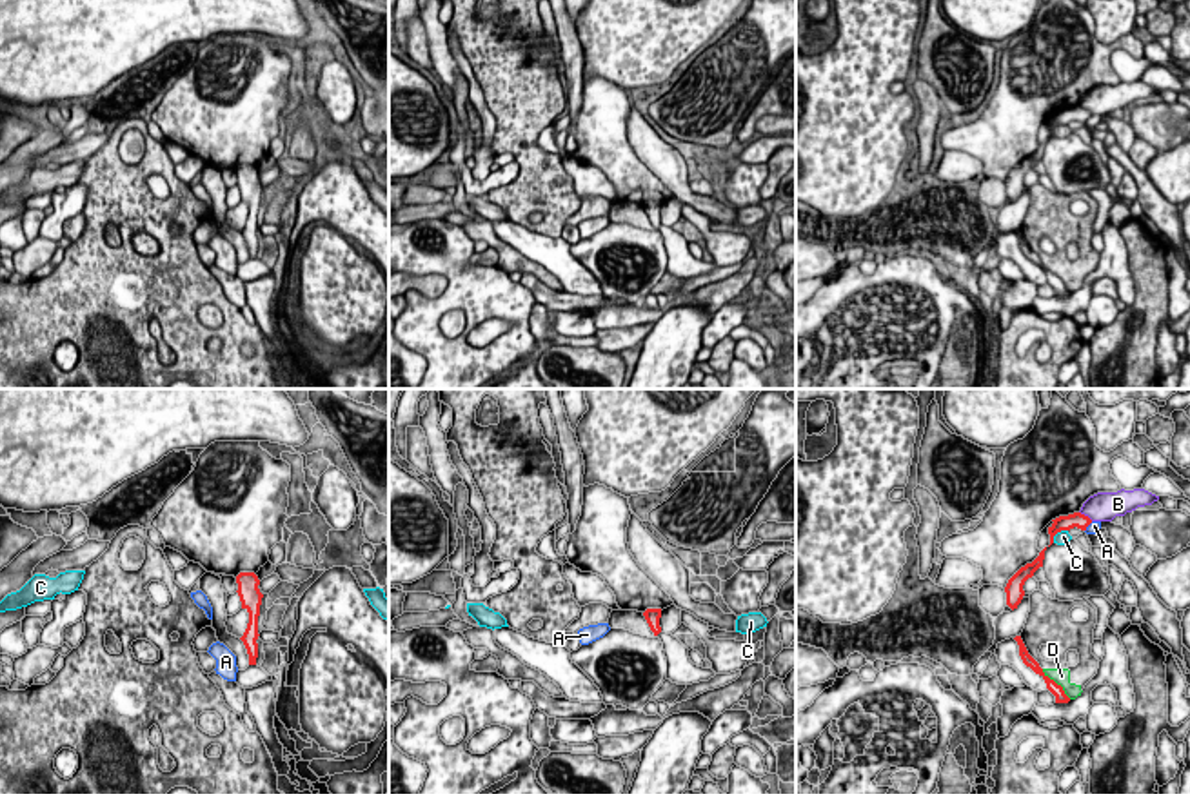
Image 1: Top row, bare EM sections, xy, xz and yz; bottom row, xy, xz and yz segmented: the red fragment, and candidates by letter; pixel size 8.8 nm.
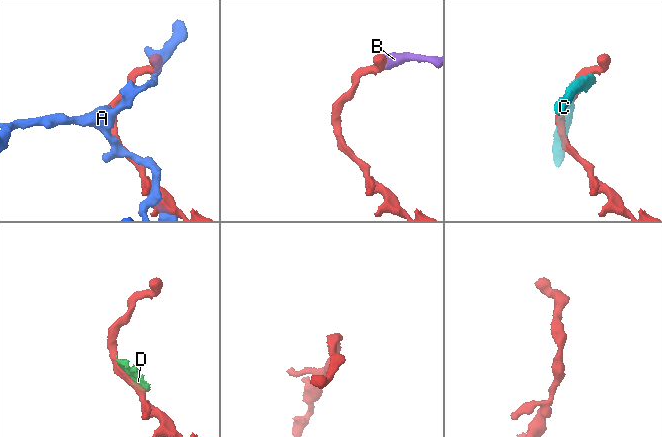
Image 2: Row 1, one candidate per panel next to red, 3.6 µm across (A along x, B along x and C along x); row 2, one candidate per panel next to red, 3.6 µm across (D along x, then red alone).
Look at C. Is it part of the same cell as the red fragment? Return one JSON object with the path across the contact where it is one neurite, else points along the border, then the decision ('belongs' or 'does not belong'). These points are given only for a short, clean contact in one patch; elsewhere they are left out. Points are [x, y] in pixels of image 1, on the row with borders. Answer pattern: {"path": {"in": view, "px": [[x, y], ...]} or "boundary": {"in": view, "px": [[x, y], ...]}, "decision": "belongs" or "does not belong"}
{"boundary": {"in": "yz", "px": [[1067, 529], [1061, 529], [1052, 542]]}, "decision": "does not belong"}

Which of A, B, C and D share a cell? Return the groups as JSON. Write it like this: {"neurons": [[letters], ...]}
{"neurons": [["A"], ["B"], ["C"], ["D"]]}

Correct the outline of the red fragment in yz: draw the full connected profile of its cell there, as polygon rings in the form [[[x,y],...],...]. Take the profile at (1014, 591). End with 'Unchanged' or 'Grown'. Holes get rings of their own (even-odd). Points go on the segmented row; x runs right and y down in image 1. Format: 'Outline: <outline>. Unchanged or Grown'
Outline: [[[1046,547],[1039,552],[1039,556],[1032,561],[1021,567],[1007,583],[1005,592],[1007,592],[1007,605],[1014,610],[1021,603],[1025,591],[1023,585],[1028,578],[1034,576],[1034,572],[1043,567],[1045,560],[1045,551]]]. Unchanged

